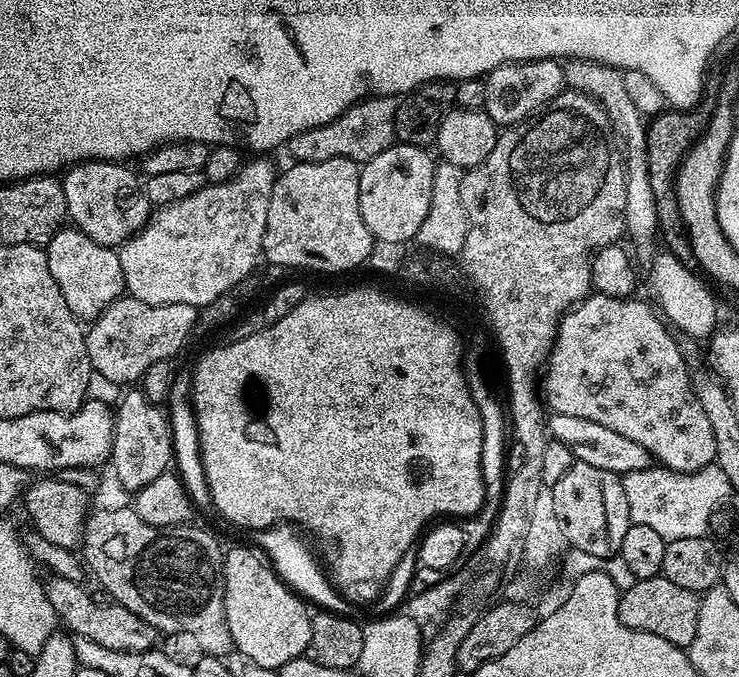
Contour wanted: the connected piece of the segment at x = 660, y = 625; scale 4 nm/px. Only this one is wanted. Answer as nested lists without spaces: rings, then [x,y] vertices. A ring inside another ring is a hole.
[[[663,574],[645,580],[636,580],[628,589],[625,587],[621,591],[618,602],[618,618],[628,628],[646,634],[654,634],[658,638],[666,638],[666,642],[687,649],[688,644],[694,642],[694,633],[698,630],[698,610],[700,609],[700,596],[697,593],[692,593],[692,591],[691,587],[669,580]]]

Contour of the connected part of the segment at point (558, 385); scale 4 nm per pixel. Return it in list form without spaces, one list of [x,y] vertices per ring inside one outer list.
[[[589,294],[561,316],[560,331],[556,333],[556,345],[552,347],[552,355],[548,357],[546,365],[548,377],[545,380],[543,377],[542,380],[547,407],[555,414],[570,414],[574,418],[586,418],[590,422],[598,422],[598,426],[606,426],[610,430],[616,431],[617,434],[622,434],[622,438],[630,438],[630,442],[638,442],[638,446],[646,446],[646,450],[652,457],[663,467],[674,472],[697,472],[700,468],[709,467],[716,459],[714,430],[711,429],[710,421],[699,404],[693,381],[688,381],[688,366],[684,362],[684,356],[680,353],[679,346],[676,345],[675,338],[677,339],[677,337],[670,331],[669,325],[657,315],[651,303],[649,303],[650,305],[643,304],[642,301],[636,299]]]

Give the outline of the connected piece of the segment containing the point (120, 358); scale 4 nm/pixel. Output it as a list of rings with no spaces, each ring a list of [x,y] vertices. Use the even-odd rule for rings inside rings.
[[[127,294],[115,300],[114,303],[102,313],[97,320],[91,321],[86,328],[88,353],[92,363],[92,371],[102,374],[102,378],[110,378],[110,382],[121,386],[128,386],[131,380],[139,381],[154,362],[172,360],[184,348],[192,328],[198,324],[198,309],[185,304],[147,304],[135,300]]]

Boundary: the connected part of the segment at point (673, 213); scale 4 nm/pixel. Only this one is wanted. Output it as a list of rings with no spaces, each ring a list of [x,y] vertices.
[[[712,94],[701,96],[695,108],[687,110],[667,110],[660,112],[656,117],[647,121],[648,133],[646,134],[646,163],[650,174],[651,189],[657,200],[657,224],[659,239],[664,239],[663,247],[682,262],[682,266],[696,268],[694,250],[690,246],[690,238],[686,226],[682,222],[682,210],[678,206],[676,197],[676,172],[693,144],[703,135],[708,125],[708,120],[715,110],[717,97]]]

